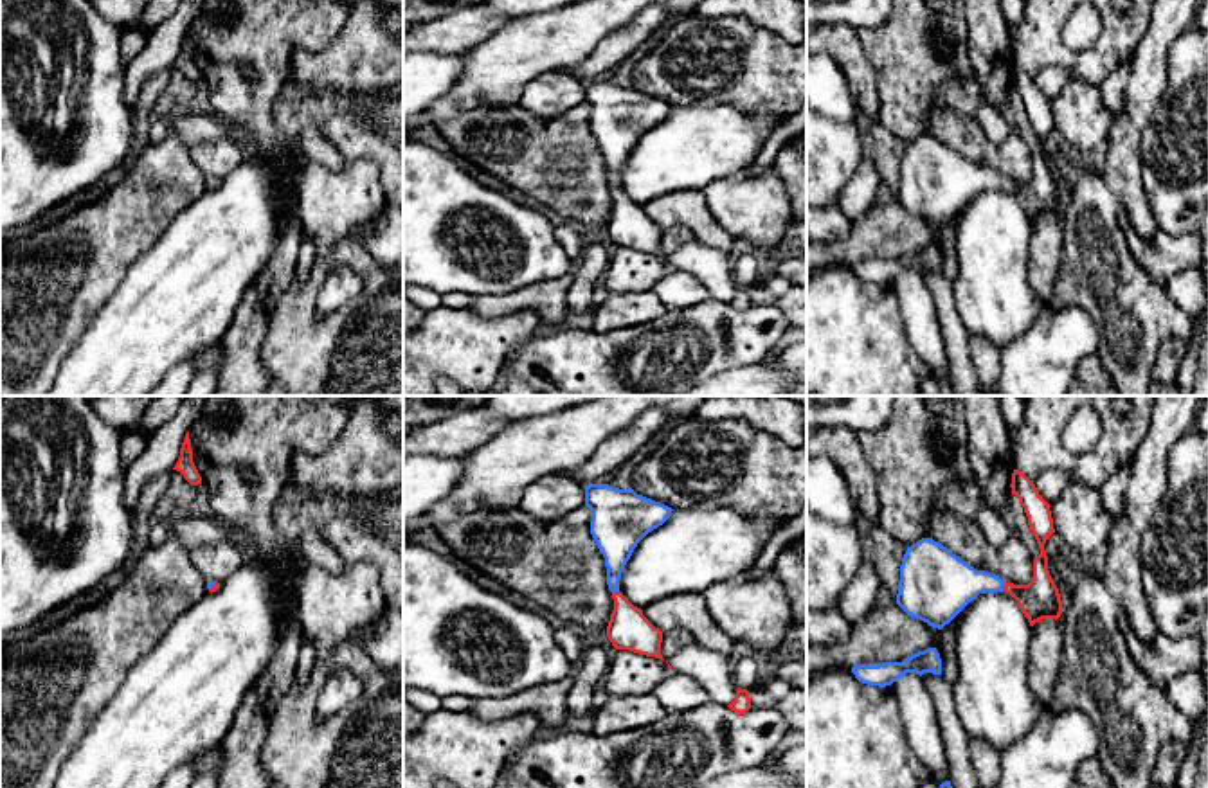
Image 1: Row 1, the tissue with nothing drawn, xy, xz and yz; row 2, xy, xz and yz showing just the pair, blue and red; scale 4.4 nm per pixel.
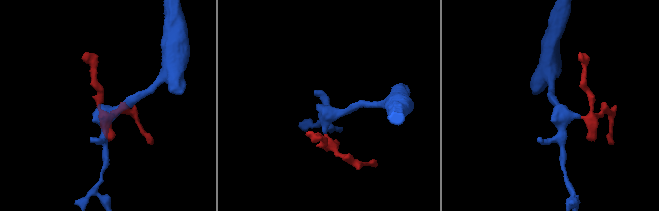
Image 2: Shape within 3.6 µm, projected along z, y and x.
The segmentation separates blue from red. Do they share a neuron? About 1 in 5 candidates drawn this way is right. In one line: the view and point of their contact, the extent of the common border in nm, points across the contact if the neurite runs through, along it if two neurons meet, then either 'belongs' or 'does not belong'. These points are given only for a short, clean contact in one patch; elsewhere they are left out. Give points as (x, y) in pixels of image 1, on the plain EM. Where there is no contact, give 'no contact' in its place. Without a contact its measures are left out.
yz (1003, 184) | 40 nm | across yz (947, 180), (1003, 184), (1039, 196) | belongs

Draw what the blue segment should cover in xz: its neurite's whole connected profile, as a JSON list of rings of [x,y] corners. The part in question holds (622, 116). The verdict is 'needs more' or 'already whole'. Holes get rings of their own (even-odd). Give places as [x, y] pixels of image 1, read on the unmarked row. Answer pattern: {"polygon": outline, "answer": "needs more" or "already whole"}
{"polygon": [[[609,81],[585,83],[585,103],[592,108],[590,131],[605,155],[607,182],[614,196],[609,237],[616,246],[664,257],[663,228],[619,189],[619,175],[637,140],[663,122],[673,106],[637,92],[632,85],[619,86]]], "answer": "needs more"}

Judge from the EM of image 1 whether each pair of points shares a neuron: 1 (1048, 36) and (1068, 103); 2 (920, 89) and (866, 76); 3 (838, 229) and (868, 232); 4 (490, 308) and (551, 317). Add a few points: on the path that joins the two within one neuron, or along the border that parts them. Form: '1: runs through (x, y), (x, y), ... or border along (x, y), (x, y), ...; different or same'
1: border along (1073, 76), (1099, 87); different
2: border along (857, 38), (874, 71), (879, 119); different
3: border along (852, 222), (845, 236), (825, 245); different
4: runs through (504, 304), (537, 303); same

